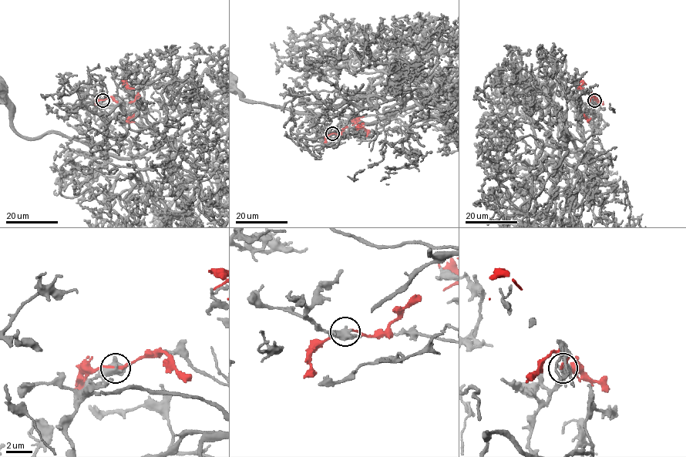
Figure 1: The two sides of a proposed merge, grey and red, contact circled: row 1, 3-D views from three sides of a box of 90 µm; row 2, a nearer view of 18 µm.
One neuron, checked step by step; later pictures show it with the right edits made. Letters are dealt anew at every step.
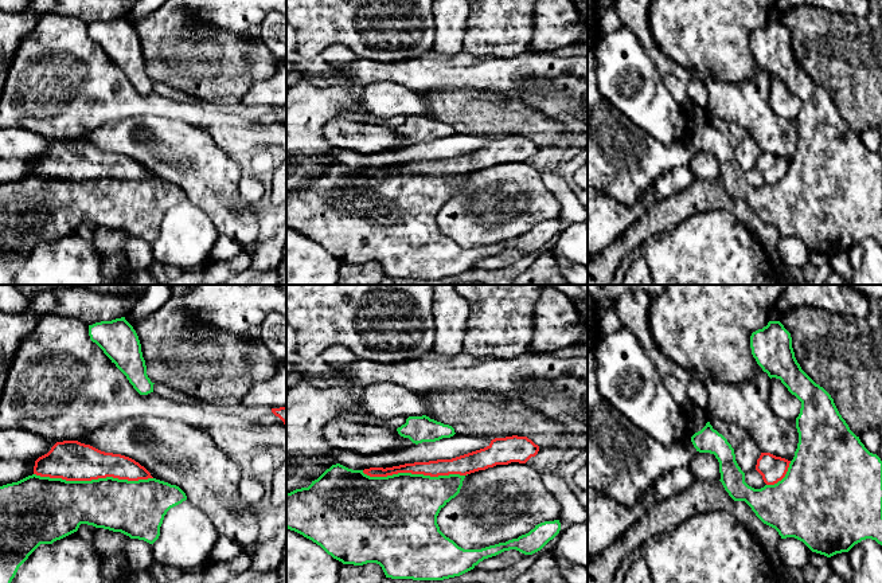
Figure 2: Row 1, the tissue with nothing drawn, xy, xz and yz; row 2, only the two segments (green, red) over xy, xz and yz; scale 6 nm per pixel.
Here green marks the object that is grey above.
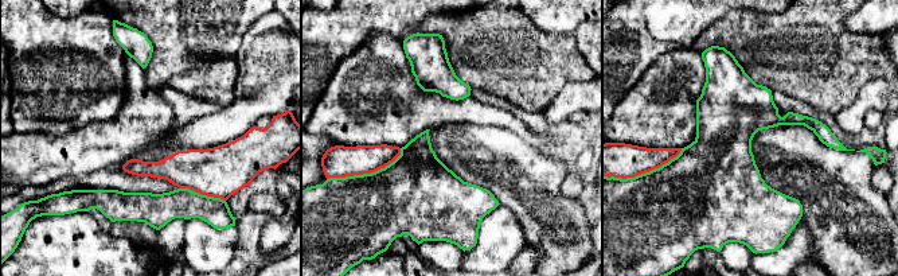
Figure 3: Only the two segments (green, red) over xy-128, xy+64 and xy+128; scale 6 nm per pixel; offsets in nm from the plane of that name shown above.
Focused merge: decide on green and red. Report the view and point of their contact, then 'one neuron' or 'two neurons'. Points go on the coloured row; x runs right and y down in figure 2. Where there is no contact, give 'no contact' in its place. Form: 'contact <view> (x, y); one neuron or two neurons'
contact xy (93, 480); two neurons

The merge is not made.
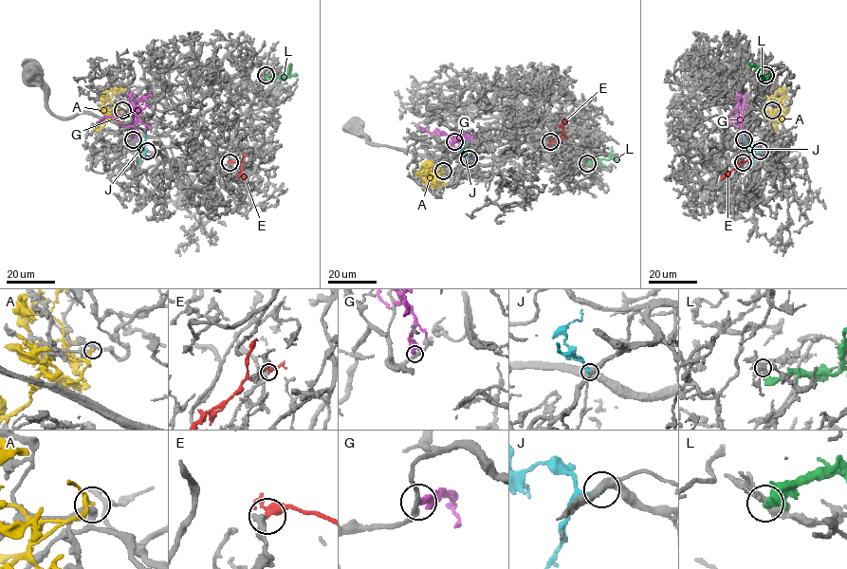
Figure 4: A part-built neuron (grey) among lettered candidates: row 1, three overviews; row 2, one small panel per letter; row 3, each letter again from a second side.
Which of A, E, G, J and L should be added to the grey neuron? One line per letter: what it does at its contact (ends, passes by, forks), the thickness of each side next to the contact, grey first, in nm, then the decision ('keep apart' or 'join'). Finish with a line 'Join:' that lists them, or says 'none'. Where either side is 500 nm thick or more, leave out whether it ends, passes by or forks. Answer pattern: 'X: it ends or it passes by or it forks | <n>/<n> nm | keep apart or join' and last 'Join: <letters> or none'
A: it ends | 280/240 nm | keep apart
E: it passes by | 480/360 nm | keep apart
G: it ends | 260/320 nm | keep apart
J: it ends | 400/300 nm | keep apart
L: it ends | 340/360 nm | keep apart
Join: none

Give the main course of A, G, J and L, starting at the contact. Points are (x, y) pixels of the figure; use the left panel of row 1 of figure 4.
A: (121, 110), (120, 114), (105, 109), (108, 117), (103, 125), (98, 128), (96, 123)
G: (133, 139), (137, 130), (132, 125), (123, 126), (110, 117), (98, 121)
J: (147, 151), (140, 148), (145, 135)
L: (266, 75), (268, 78), (286, 77), (290, 63)

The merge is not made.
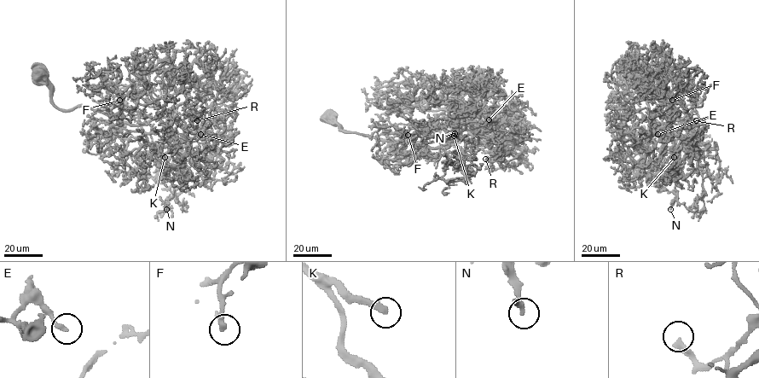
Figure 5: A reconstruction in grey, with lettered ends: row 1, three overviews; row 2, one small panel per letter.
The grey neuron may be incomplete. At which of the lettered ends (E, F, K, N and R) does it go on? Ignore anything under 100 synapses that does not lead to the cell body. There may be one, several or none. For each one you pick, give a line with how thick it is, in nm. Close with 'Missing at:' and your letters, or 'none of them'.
K: 320 nm thick
Missing at: K

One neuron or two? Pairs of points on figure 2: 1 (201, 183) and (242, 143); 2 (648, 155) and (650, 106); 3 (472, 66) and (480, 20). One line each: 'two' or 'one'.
1: two
2: two
3: two

